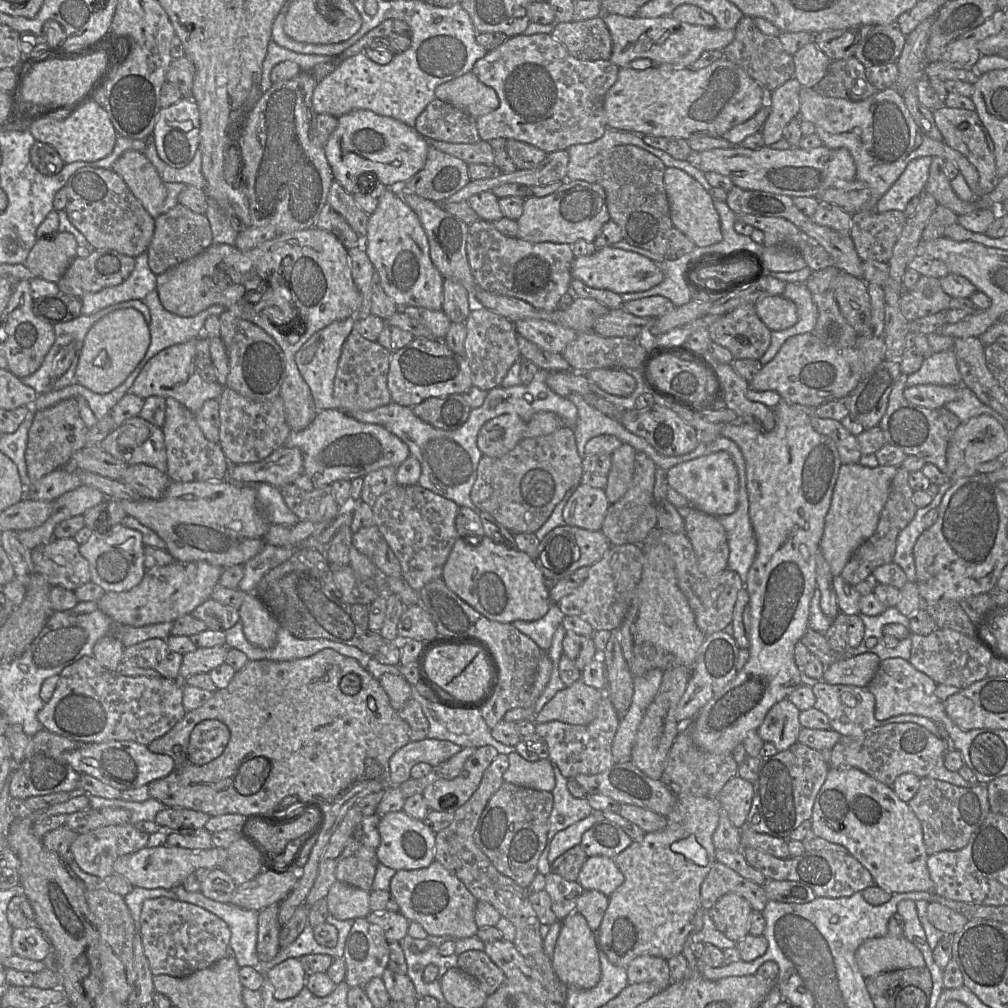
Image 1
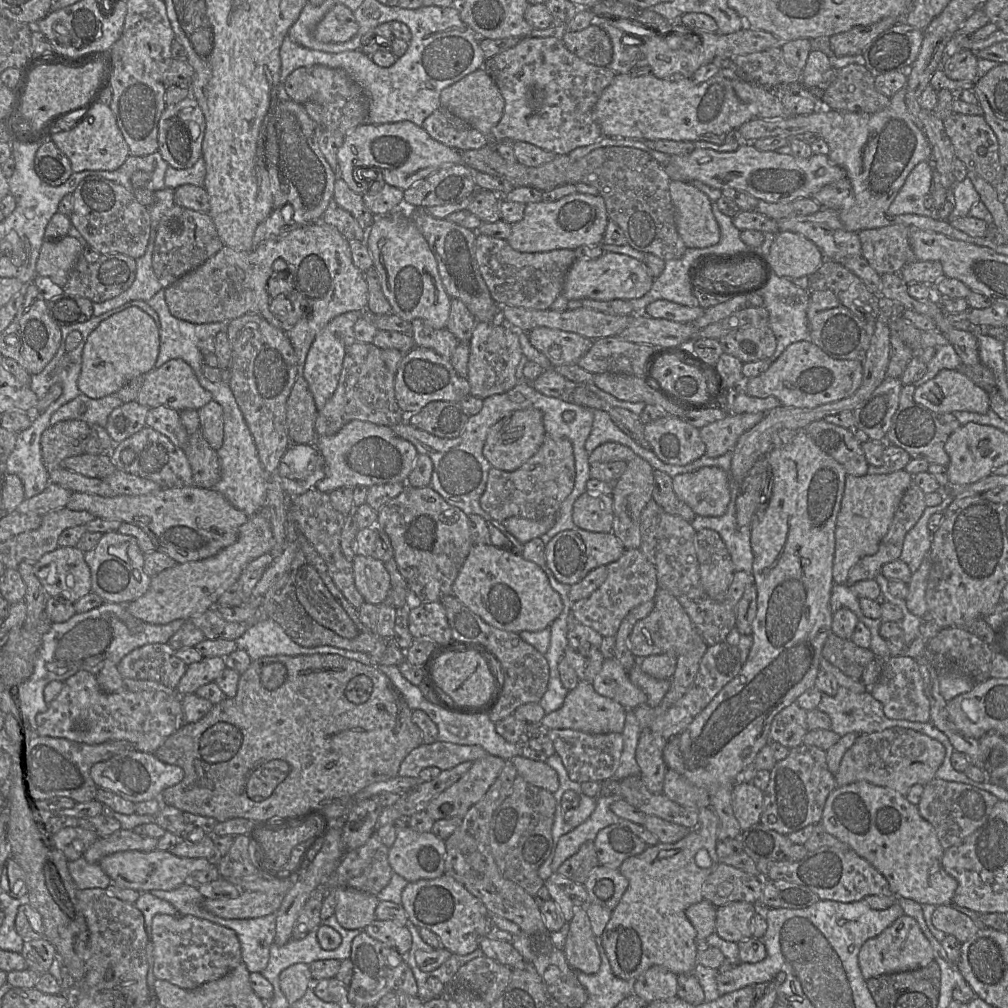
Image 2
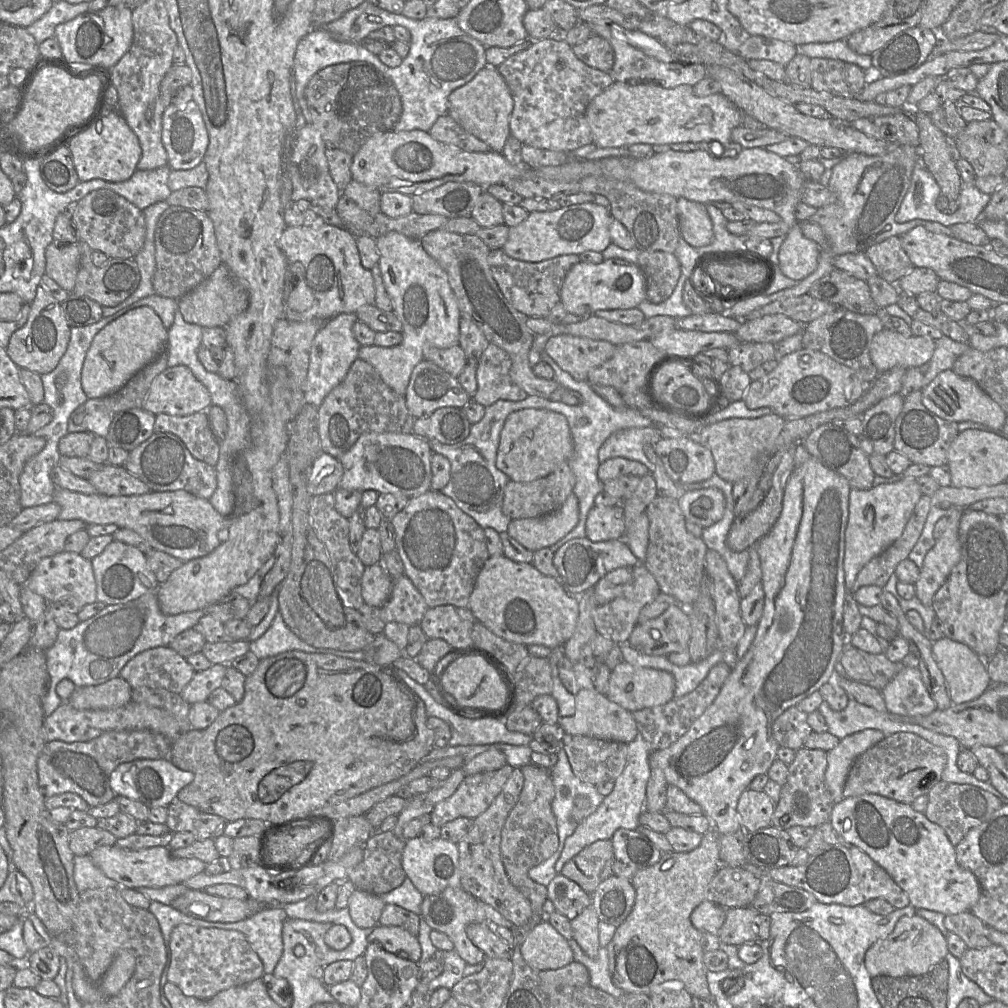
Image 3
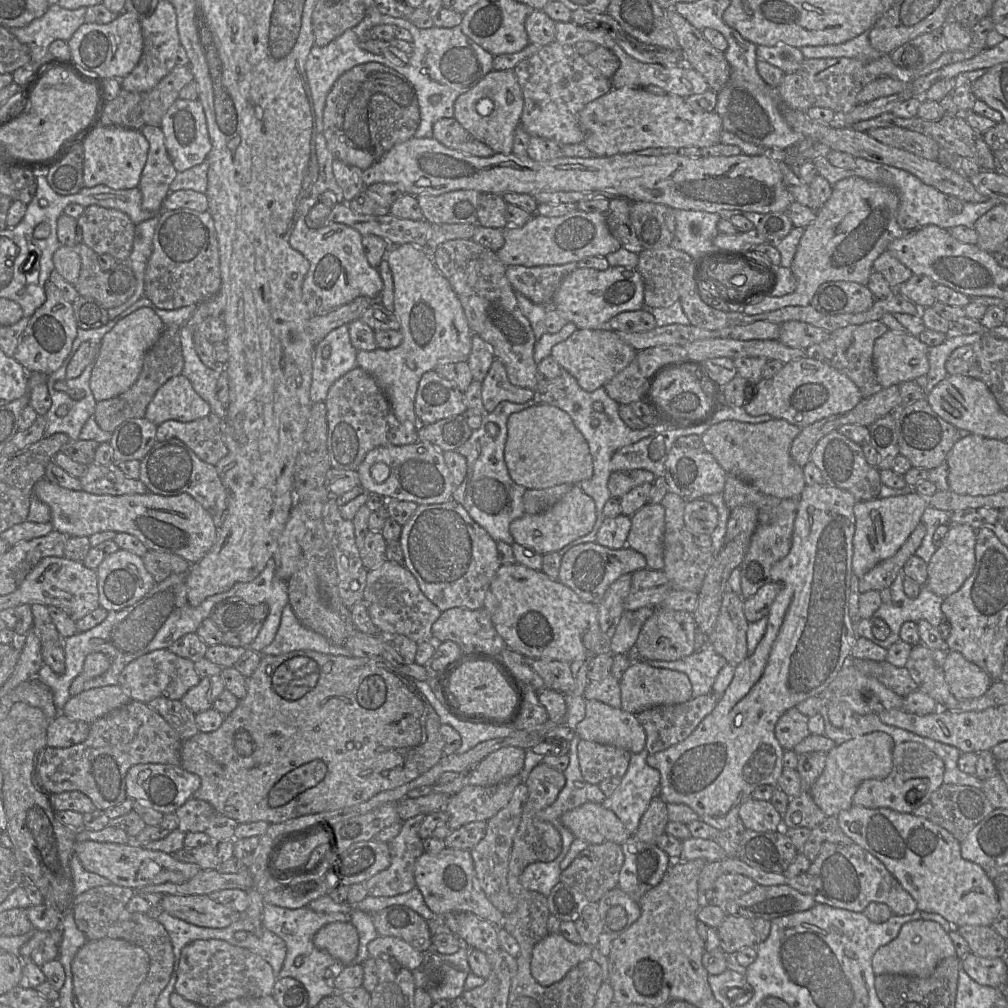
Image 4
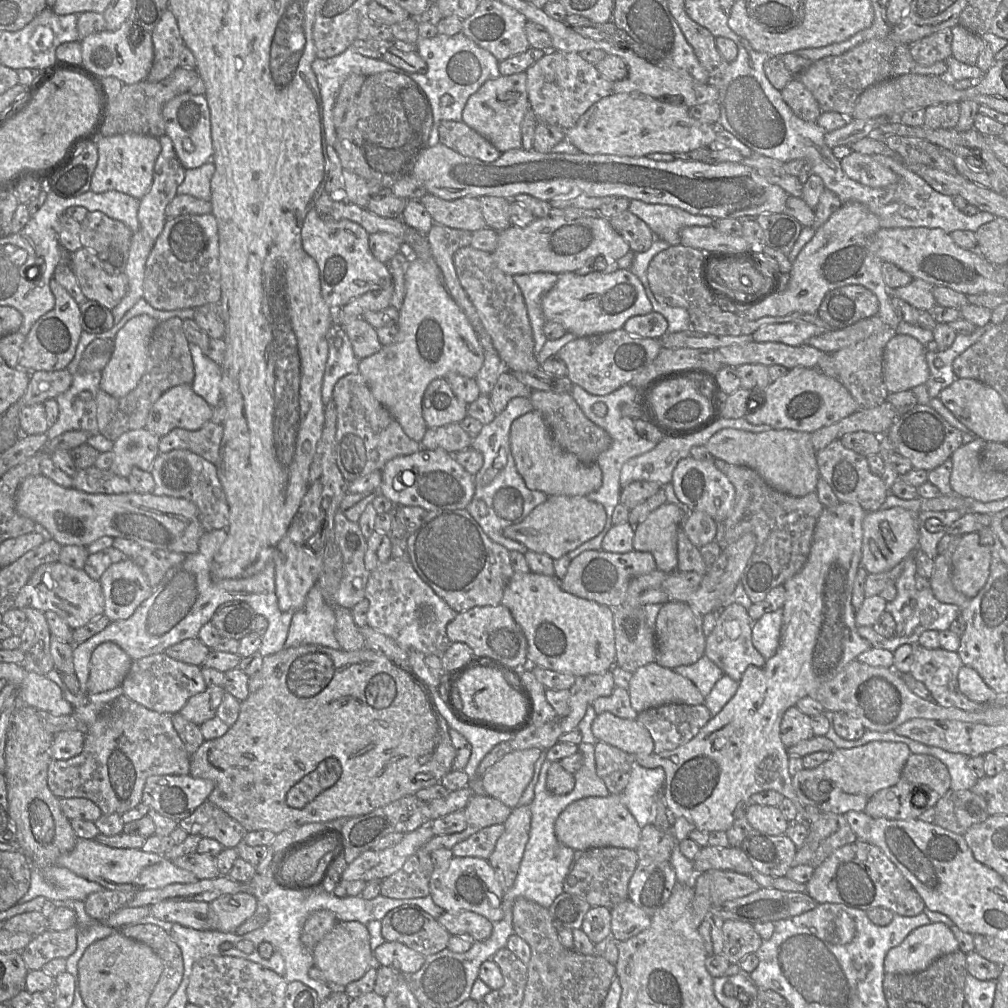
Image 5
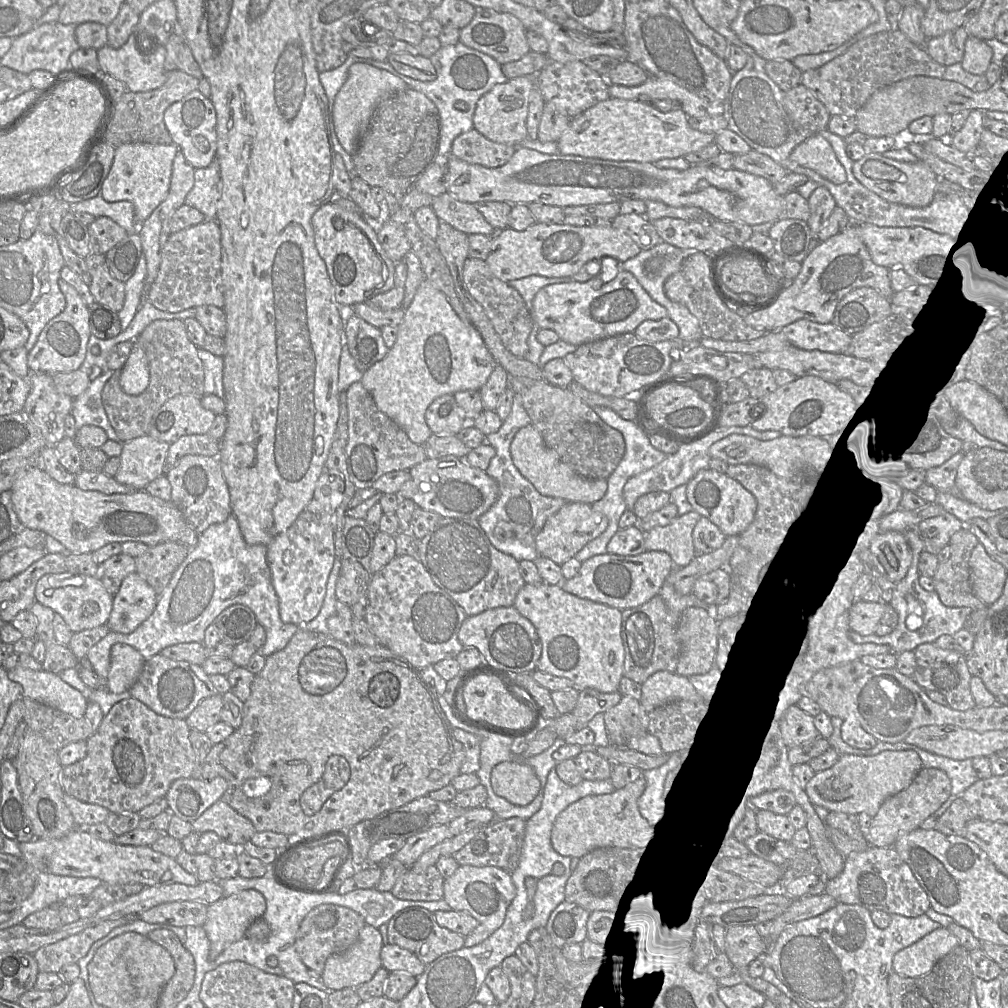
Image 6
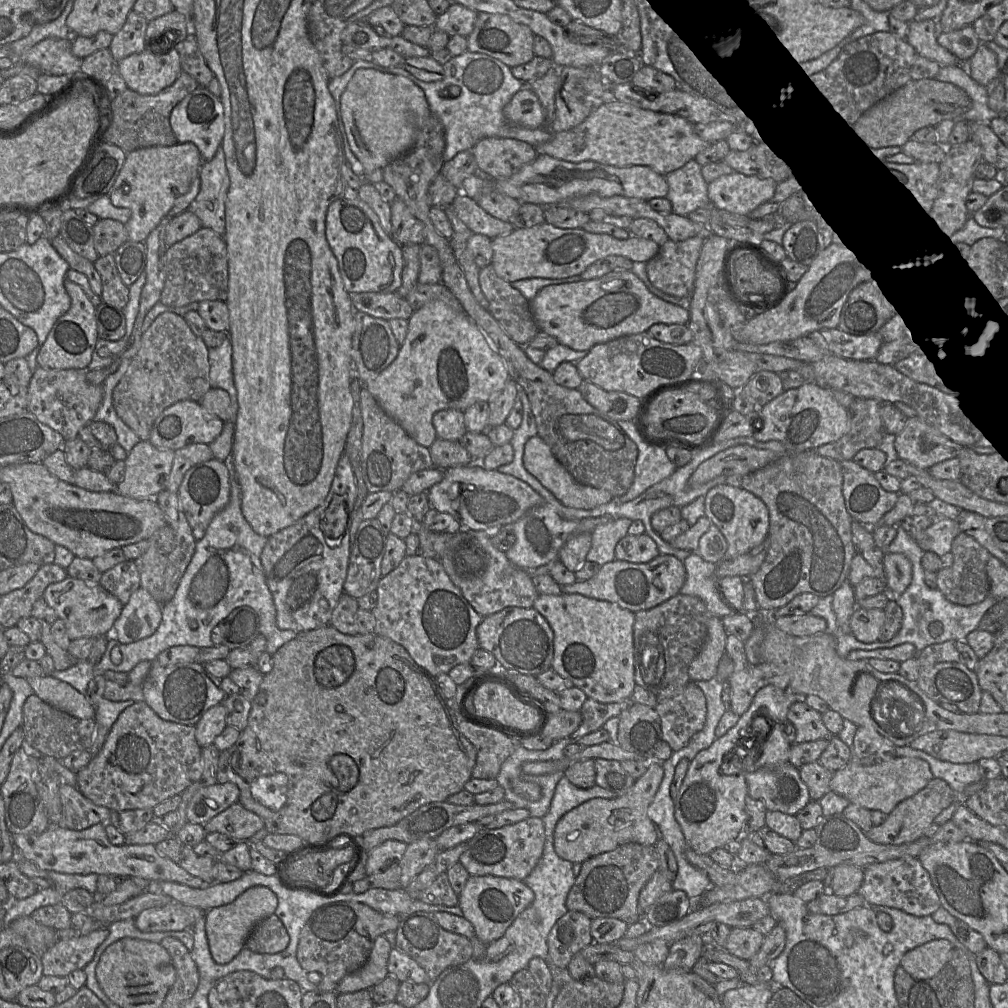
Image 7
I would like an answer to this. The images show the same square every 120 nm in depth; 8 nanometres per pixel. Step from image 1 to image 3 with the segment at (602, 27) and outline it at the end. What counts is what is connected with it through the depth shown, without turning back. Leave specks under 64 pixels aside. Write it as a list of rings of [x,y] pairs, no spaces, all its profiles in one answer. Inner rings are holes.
[[[592,34],[585,42],[572,47],[578,59],[590,67],[611,71],[615,55],[611,44],[603,37]]]

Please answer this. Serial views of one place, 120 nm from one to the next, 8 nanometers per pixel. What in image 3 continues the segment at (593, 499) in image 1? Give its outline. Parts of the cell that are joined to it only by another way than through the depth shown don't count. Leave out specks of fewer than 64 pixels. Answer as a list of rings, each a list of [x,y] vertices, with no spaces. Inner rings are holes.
[[[593,506],[586,520],[586,537],[593,542],[622,539],[625,532],[625,520],[622,506]]]

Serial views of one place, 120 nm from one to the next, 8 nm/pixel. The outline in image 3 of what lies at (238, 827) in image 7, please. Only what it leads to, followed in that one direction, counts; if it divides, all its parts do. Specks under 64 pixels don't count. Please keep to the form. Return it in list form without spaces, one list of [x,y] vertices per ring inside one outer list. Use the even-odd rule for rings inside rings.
[[[178,799],[168,807],[168,816],[165,824],[172,832],[191,832],[196,840],[216,838],[223,834],[229,822],[215,814],[202,812]]]

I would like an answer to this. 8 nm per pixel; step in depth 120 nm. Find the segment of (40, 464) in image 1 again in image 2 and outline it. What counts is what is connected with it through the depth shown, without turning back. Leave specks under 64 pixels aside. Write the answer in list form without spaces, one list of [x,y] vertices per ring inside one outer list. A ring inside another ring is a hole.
[[[82,420],[50,424],[40,441],[43,463],[48,472],[62,466],[65,459],[86,453],[90,437],[91,427]]]

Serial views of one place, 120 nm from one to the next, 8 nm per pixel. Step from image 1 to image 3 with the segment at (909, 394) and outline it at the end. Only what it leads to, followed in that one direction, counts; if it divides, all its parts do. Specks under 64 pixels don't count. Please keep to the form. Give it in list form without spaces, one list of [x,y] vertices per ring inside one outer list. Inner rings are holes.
[[[951,369],[939,373],[932,382],[922,390],[922,402],[940,418],[955,421],[973,421],[995,430],[1001,430],[1007,413],[982,388],[969,377],[956,374]]]

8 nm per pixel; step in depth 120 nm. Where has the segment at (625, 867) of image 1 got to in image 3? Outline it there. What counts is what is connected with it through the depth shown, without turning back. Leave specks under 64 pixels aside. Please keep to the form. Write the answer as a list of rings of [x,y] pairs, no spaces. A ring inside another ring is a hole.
[[[712,827],[703,834],[700,845],[690,852],[662,853],[660,860],[652,866],[643,868],[631,878],[636,896],[631,913],[616,928],[606,949],[609,958],[609,971],[613,983],[625,993],[644,993],[650,995],[654,987],[666,982],[681,983],[692,997],[712,1000],[708,988],[703,962],[704,951],[701,946],[701,931],[691,922],[692,911],[707,898],[710,881],[719,869],[719,833]]]

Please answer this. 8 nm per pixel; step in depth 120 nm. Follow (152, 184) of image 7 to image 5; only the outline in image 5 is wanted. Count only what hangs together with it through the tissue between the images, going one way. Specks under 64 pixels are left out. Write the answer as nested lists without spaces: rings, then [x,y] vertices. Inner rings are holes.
[[[125,133],[101,136],[95,143],[98,149],[98,161],[92,175],[90,191],[102,193],[115,190],[138,200],[148,193],[153,182],[154,165],[161,152],[158,138]]]

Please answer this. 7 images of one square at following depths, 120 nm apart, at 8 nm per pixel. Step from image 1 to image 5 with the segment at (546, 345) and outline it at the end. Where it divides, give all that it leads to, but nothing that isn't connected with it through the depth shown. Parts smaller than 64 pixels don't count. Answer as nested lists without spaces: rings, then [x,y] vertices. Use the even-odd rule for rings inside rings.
[[[622,328],[597,335],[576,337],[564,345],[557,355],[564,361],[567,377],[573,384],[592,395],[604,396],[629,384],[635,375],[657,357],[661,349],[658,339],[634,336]]]

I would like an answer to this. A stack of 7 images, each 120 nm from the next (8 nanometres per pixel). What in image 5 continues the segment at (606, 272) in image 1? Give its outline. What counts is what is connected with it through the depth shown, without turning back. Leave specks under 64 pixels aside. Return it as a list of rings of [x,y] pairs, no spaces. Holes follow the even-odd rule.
[[[603,259],[597,264],[597,271],[586,275],[576,272],[556,274],[558,281],[542,298],[546,321],[558,322],[567,332],[585,337],[622,329],[629,318],[653,312],[642,282],[630,269],[618,269],[612,273],[605,273],[605,270]]]

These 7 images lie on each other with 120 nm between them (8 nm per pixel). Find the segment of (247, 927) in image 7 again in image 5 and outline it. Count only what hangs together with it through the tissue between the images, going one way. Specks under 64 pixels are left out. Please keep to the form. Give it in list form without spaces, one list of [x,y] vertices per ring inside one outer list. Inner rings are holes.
[[[249,891],[221,895],[210,902],[212,930],[235,932],[255,911],[257,899]]]

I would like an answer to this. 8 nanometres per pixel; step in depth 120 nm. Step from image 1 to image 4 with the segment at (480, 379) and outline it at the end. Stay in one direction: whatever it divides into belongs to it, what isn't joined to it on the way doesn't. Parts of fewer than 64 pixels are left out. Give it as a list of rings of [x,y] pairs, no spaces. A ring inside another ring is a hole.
[[[494,359],[482,381],[482,400],[487,412],[492,412],[502,401],[525,403],[534,396],[533,390],[513,385],[503,363]]]

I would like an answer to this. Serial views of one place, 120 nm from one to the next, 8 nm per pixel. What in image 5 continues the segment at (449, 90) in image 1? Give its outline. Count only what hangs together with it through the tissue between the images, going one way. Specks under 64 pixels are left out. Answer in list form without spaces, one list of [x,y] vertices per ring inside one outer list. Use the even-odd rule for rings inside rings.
[[[520,72],[487,80],[472,94],[463,109],[462,122],[475,130],[501,153],[522,147],[521,122],[529,108],[527,75]]]

